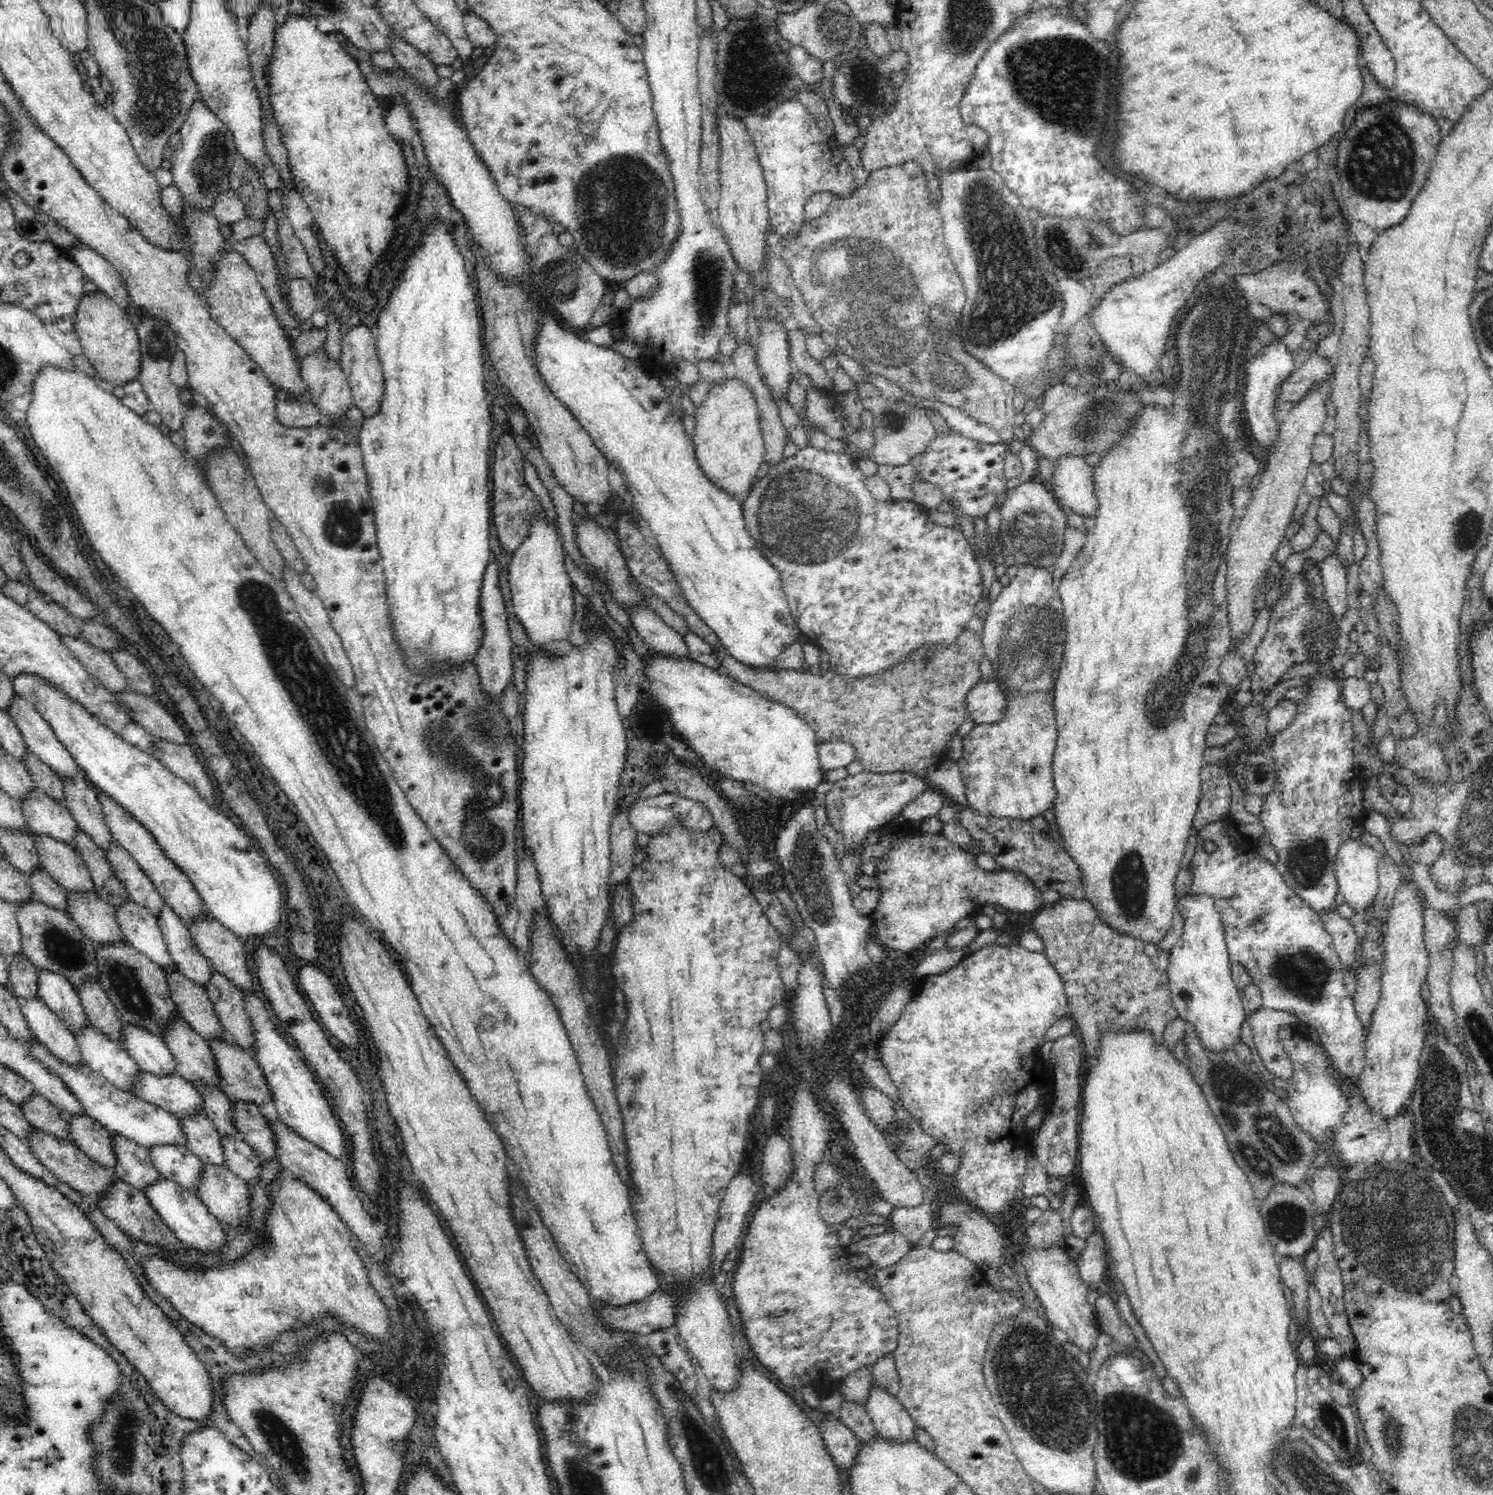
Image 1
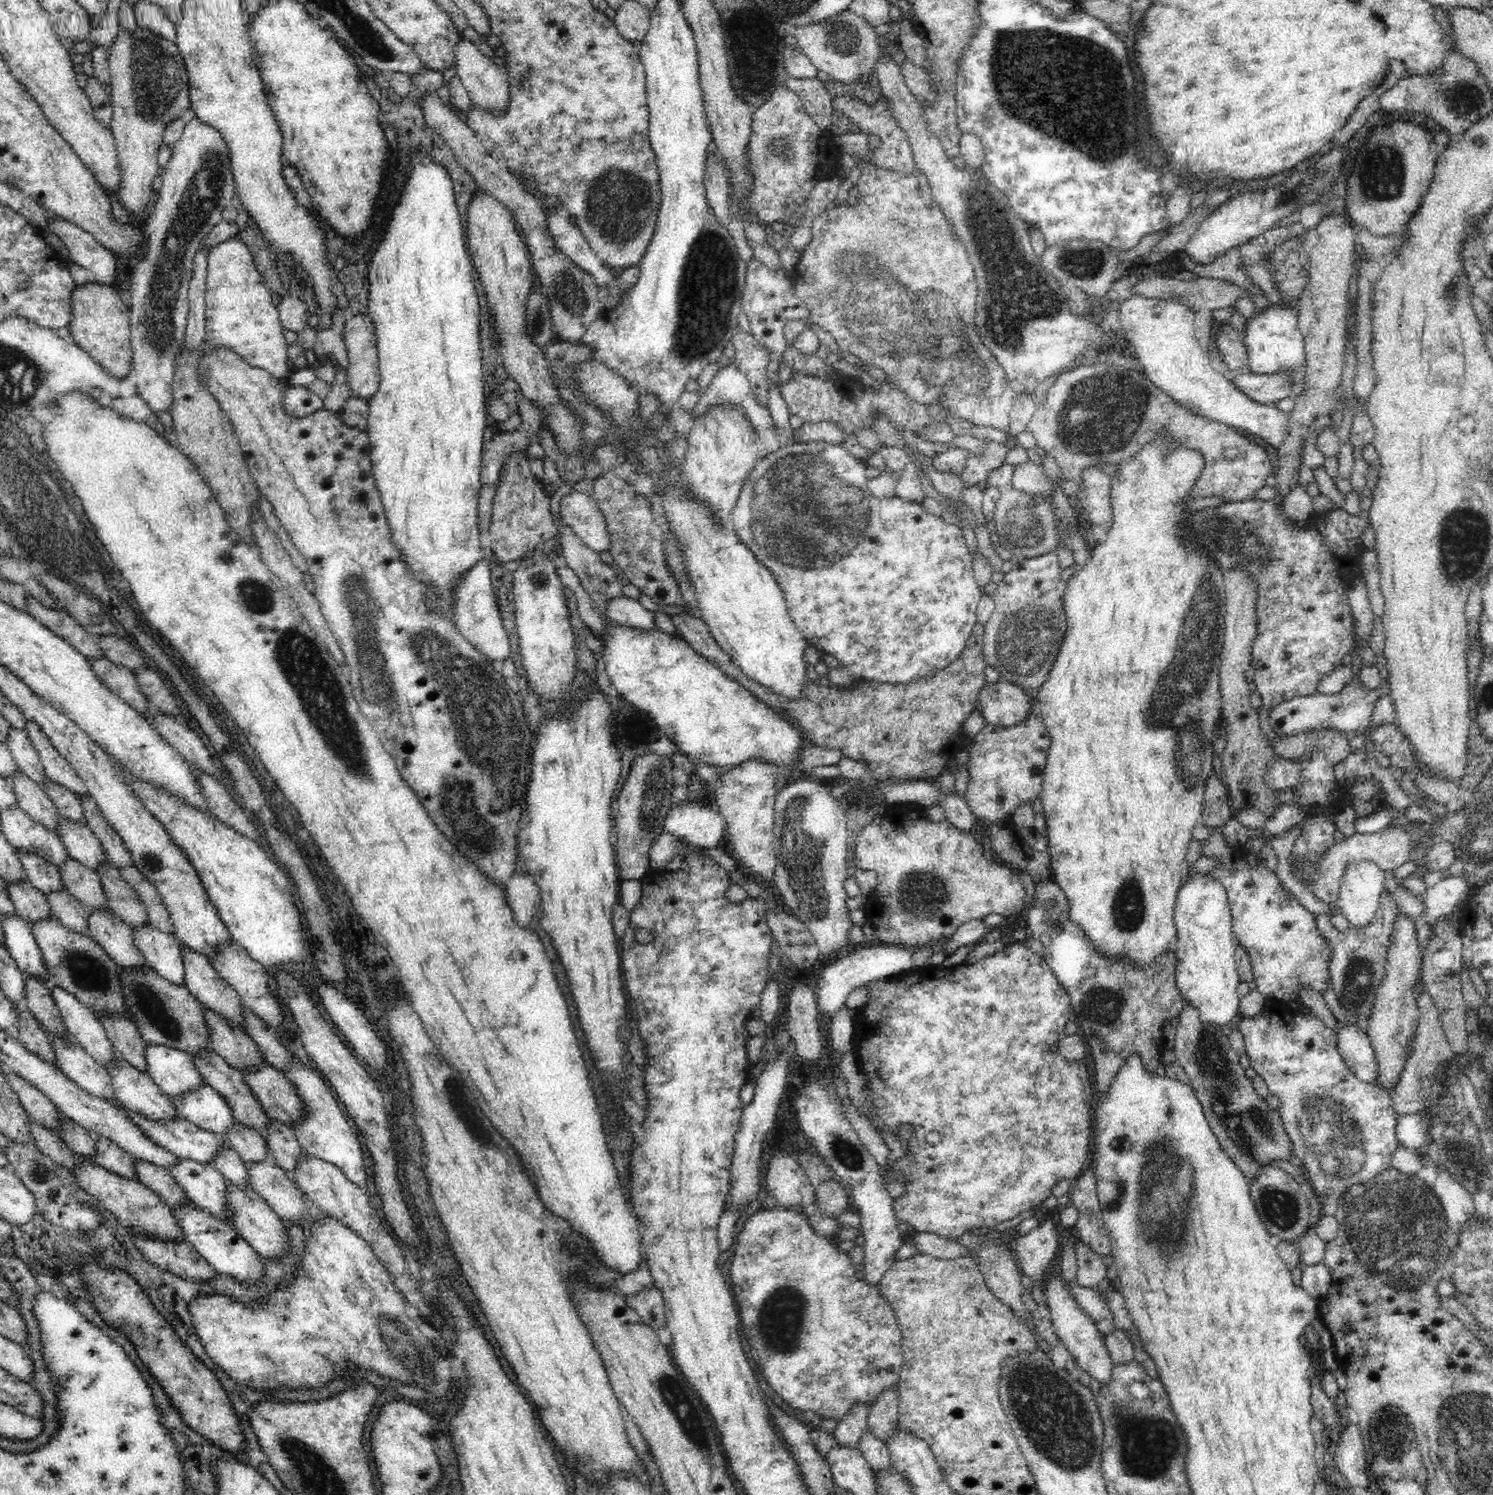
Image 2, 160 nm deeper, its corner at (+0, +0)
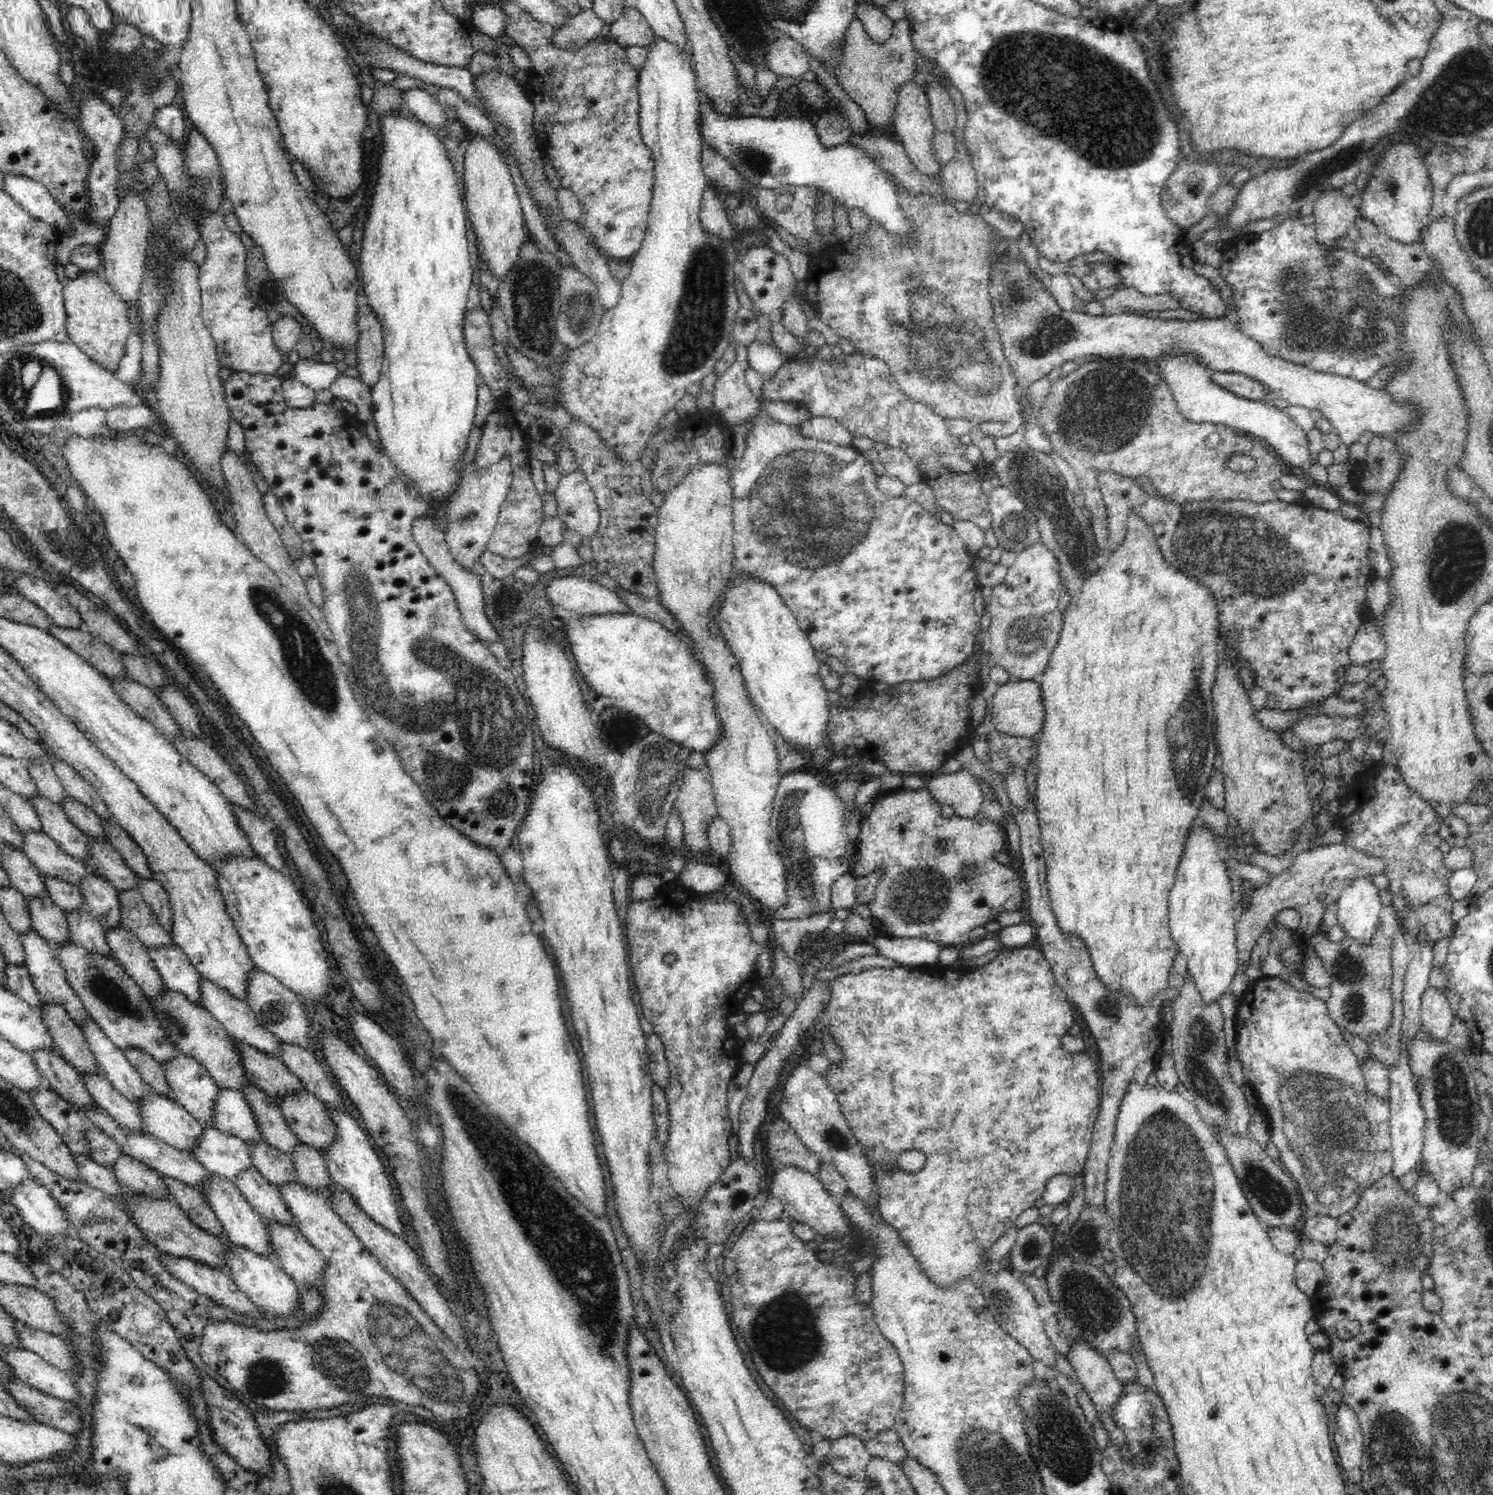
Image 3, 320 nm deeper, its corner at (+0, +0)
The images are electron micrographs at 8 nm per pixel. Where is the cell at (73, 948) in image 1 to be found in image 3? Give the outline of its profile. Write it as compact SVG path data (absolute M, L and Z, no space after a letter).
M72 942L58 944L54 955L58 957L58 962L66 971L70 987L86 1006L89 1016L119 1049L141 1048L161 1065L178 1056L178 1047L174 1045L174 1041L170 1041L166 1029L154 1015L154 1007L150 1005L149 998L143 994L140 985L126 974L116 959L88 952Z

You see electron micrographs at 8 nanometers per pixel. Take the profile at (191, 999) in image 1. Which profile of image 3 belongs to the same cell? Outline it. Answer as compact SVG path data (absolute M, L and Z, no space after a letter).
M234 1039L234 1043L240 1049L240 1063L246 1077L273 1099L306 1089L305 1084L288 1070L280 1057L260 1052L239 1040Z

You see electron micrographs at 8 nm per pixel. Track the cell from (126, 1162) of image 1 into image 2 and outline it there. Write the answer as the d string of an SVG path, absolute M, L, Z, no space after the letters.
M137 1159L134 1160L134 1166L137 1169L136 1181L156 1193L171 1208L187 1206L189 1202L193 1204L167 1169Z

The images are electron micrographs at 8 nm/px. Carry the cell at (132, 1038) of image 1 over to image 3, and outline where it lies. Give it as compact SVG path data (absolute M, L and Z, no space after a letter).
M181 1053L162 1064L162 1067L175 1102L195 1116L203 1127L213 1128L212 1110L221 1088L209 1075L207 1068L195 1058Z

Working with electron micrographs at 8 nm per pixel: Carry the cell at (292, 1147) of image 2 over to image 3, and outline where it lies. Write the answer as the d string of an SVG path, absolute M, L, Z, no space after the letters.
M300 1142L290 1155L299 1183L308 1189L329 1196L333 1179L328 1173L326 1162L320 1157L320 1151Z

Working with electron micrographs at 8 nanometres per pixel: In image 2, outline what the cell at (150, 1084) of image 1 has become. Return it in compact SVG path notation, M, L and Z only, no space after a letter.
M206 1084L170 1099L180 1116L210 1132L226 1133L235 1120L226 1099Z

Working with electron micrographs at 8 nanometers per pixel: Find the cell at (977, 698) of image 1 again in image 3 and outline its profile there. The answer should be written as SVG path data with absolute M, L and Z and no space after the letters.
M1039 679L1008 681L1006 684L996 686L993 689L995 694L991 701L990 711L992 714L990 716L992 716L996 731L1012 737L1038 739L1046 713Z

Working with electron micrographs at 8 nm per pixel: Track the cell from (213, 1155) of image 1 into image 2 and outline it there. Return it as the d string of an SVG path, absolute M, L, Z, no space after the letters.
M230 1143L218 1150L218 1154L212 1158L212 1165L228 1180L232 1185L240 1189L250 1187L249 1168L241 1159L241 1156L230 1147Z

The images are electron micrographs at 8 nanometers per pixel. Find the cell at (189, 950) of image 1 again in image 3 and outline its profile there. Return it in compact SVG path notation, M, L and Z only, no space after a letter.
M201 975L200 990L203 1006L222 1024L233 1039L248 1044L248 1046L260 1050L260 1052L280 1057L280 1038L258 1023L252 1007L246 1001L236 999L221 986L214 984L211 980L201 978Z

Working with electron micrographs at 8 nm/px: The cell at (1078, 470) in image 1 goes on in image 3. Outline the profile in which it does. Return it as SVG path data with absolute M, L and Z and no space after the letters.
M1100 472L1098 474L1097 486L1101 494L1101 499L1106 506L1106 522L1109 533L1108 542L1113 546L1122 544L1126 538L1126 522L1128 521L1129 509L1142 517L1153 527L1155 539L1157 540L1160 552L1165 558L1166 564L1177 568L1180 572L1195 578L1200 584L1205 584L1210 589L1210 594L1214 597L1218 609L1218 622L1221 622L1222 632L1218 643L1220 656L1224 654L1224 646L1228 642L1228 636L1232 630L1237 630L1237 645L1233 646L1235 652L1240 652L1243 665L1248 666L1255 676L1255 685L1262 688L1268 696L1267 708L1271 710L1292 711L1304 705L1322 702L1336 692L1338 678L1341 671L1350 666L1349 646L1356 632L1367 621L1367 617L1362 615L1362 607L1366 603L1366 586L1373 580L1375 573L1370 566L1368 559L1368 538L1370 538L1370 528L1360 520L1346 518L1340 511L1330 511L1316 507L1305 501L1287 503L1280 500L1272 500L1262 504L1252 501L1242 500L1204 500L1200 502L1188 502L1178 504L1174 501L1166 500L1162 497L1149 496L1134 482L1133 479L1116 474L1115 472Z

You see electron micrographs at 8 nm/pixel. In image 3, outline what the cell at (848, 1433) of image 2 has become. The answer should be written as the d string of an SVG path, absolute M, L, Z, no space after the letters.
M846 1434L832 1441L827 1454L828 1464L832 1470L851 1479L854 1479L854 1474L864 1473L871 1458L865 1443L853 1434Z

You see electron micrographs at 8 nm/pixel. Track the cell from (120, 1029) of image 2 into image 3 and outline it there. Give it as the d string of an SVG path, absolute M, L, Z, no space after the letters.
M128 1048L128 1050L122 1050L122 1052L139 1072L143 1081L152 1088L153 1092L174 1100L172 1090L170 1090L170 1085L168 1085L168 1079L164 1075L164 1067L157 1060L154 1060L153 1056L147 1054L141 1048L140 1050Z

